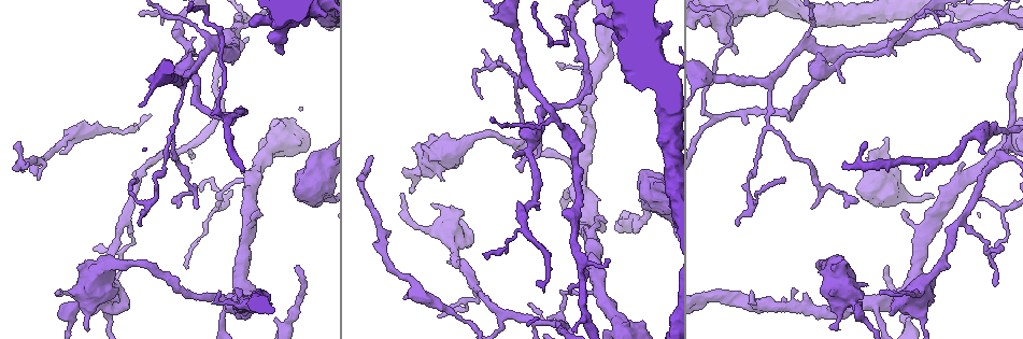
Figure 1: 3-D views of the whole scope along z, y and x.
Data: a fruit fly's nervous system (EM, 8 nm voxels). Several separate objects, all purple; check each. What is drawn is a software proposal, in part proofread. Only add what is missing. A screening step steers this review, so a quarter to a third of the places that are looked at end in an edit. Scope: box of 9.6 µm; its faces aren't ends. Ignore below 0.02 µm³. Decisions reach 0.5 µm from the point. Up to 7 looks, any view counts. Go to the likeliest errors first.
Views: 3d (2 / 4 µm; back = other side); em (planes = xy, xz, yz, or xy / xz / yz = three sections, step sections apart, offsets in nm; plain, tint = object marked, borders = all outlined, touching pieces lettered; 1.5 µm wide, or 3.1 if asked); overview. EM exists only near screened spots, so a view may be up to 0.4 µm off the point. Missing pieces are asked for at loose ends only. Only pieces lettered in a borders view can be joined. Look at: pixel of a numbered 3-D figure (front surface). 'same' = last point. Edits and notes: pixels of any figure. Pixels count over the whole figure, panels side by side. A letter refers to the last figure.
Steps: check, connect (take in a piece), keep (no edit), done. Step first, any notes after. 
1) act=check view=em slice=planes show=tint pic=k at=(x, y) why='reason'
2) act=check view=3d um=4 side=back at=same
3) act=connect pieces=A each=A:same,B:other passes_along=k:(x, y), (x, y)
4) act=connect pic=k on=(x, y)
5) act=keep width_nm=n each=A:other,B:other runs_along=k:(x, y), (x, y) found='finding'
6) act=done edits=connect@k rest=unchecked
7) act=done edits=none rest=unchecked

act=check view=3d um=4 pic=1 at=(888, 265) why='long arm stops here'

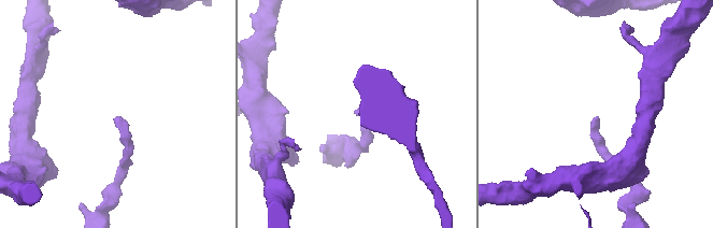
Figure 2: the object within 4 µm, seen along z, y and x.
act=check view=em slice=planes show=borders pic=2 at=(116, 116) why='shape alone is not enough'

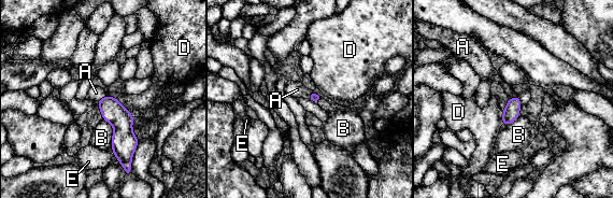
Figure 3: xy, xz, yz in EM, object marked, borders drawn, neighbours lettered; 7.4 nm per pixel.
act=connect pieces=A each=A:same,B:other,D:other,E:other passes_along=3:(113, 112), (103, 98), (96, 93) found='the cell continues'

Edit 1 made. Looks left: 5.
act=check view=3d um=4 pic=1 at=(751, 292) why='tapers out'

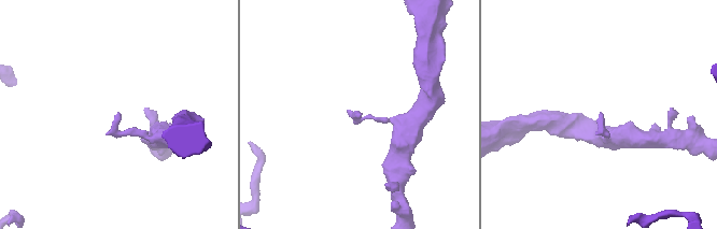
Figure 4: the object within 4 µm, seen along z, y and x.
act=check view=em slice=planes show=borders pic=4 at=(359, 115) why='now the EM'

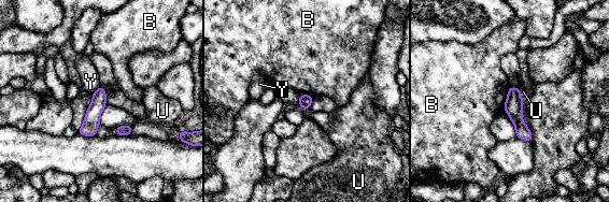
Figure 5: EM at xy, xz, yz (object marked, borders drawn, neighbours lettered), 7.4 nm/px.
act=keep width_nm=100 each=B:other,U:other,Y:other runs_along=5:(512, 89), (515, 118), (528, 138) found='no lettered piece goes on from it'

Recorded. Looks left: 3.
act=done edits=connect@3 rest=unchecked

